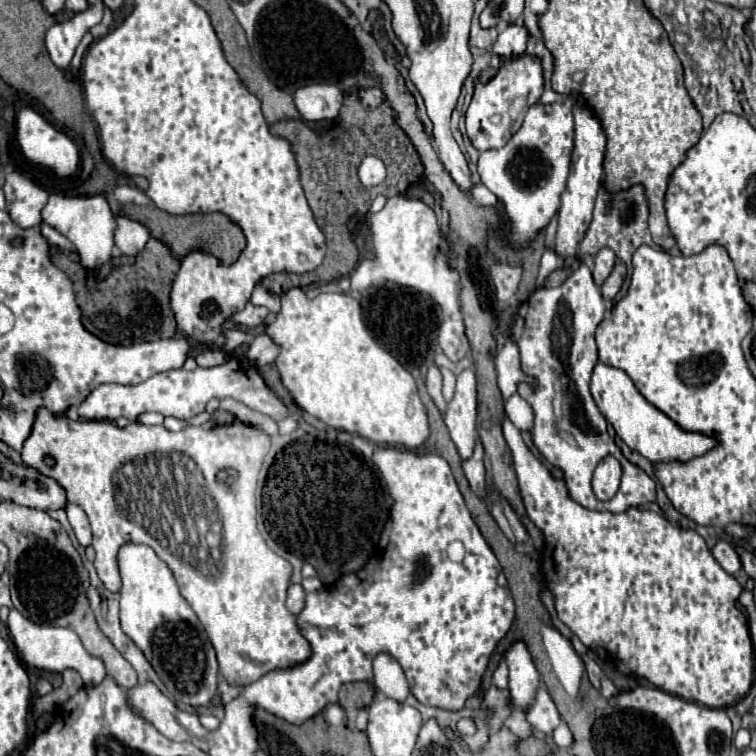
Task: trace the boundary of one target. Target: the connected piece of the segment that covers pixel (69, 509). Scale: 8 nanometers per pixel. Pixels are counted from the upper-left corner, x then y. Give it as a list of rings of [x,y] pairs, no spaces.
[[[68,503],[66,505],[66,515],[68,515],[68,521],[70,521],[70,525],[72,525],[72,529],[74,529],[80,545],[88,547],[90,541],[92,541],[92,533],[90,533],[90,523],[86,519],[86,513],[78,505]]]

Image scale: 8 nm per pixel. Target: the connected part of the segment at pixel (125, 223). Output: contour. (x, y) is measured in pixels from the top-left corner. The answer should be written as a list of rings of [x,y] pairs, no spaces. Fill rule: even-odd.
[[[118,217],[118,229],[116,229],[116,247],[124,253],[124,255],[130,255],[134,257],[134,253],[140,253],[146,245],[146,241],[150,239],[150,231],[130,219],[130,217]]]

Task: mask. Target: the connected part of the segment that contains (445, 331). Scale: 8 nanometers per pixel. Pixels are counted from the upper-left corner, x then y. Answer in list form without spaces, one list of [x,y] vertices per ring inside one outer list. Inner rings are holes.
[[[444,319],[438,329],[438,343],[446,357],[454,363],[464,359],[470,353],[470,343],[466,337],[466,327],[462,319]]]

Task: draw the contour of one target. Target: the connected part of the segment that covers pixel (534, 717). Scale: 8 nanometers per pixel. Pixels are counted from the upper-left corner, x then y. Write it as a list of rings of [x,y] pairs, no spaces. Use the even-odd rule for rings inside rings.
[[[538,689],[534,703],[526,711],[526,721],[534,729],[540,729],[546,733],[552,733],[554,727],[558,727],[562,723],[562,717],[560,717],[560,713],[558,713],[558,709],[546,689]]]

